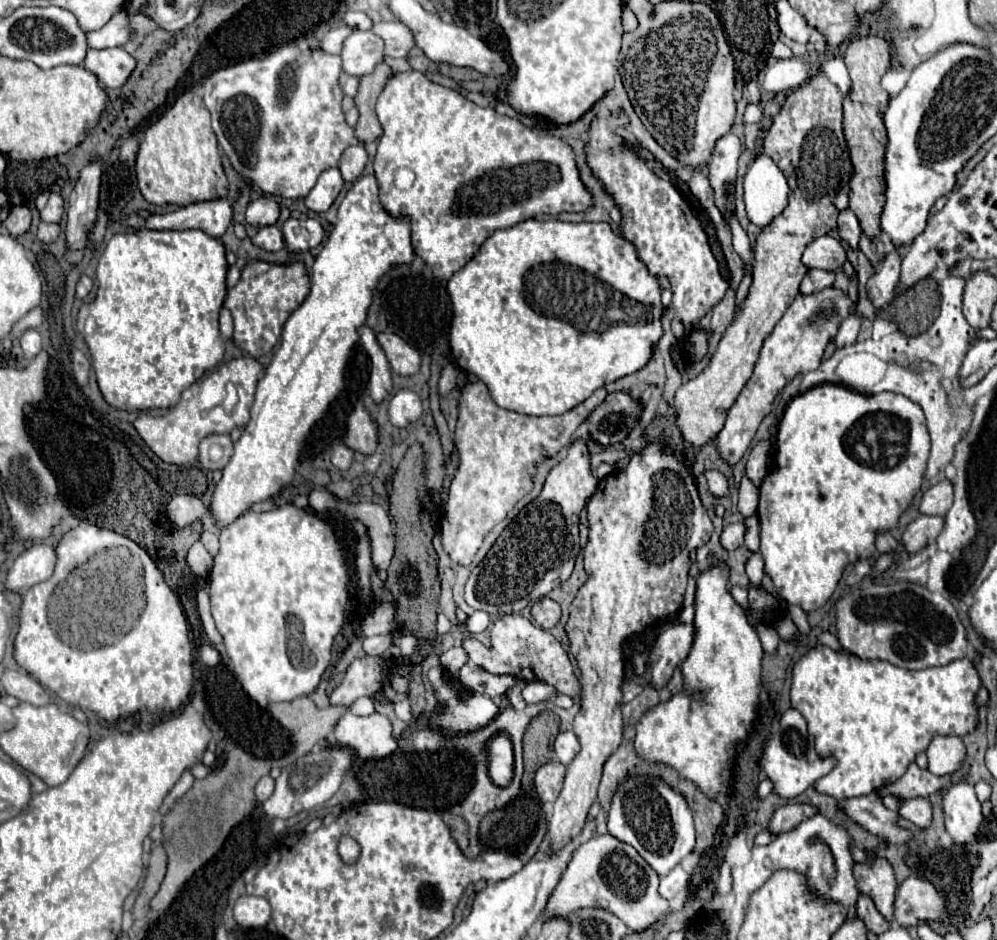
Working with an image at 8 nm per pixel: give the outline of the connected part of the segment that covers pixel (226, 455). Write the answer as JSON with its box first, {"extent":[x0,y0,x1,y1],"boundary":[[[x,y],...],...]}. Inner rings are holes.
{"extent":[199,434,233,470],"boundary":[[[209,434],[199,444],[199,462],[205,470],[221,470],[233,456],[229,434]]]}

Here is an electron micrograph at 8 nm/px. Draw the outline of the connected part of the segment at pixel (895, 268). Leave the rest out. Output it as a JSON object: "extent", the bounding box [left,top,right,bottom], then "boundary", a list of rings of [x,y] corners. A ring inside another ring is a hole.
{"extent":[867,248,901,310],"boundary":[[[895,248],[887,254],[881,268],[875,270],[875,274],[867,280],[867,296],[877,310],[887,306],[895,298],[899,276],[901,276],[901,256],[899,248]]]}

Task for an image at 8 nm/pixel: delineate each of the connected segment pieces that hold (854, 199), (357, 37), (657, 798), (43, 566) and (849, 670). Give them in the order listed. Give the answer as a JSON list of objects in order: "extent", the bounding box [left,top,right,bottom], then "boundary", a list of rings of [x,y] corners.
[{"extent":[843,36,889,238],"boundary":[[[859,36],[849,42],[845,50],[845,64],[851,76],[851,90],[843,100],[843,130],[849,146],[849,158],[853,162],[853,176],[849,180],[849,210],[857,216],[861,230],[873,238],[881,234],[879,218],[883,210],[883,158],[885,158],[885,126],[883,114],[887,110],[889,96],[881,88],[879,80],[889,70],[889,42],[879,36]]]},{"extent":[341,30,383,78],"boundary":[[[353,30],[353,34],[343,42],[341,60],[343,72],[361,78],[373,72],[373,68],[383,60],[383,42],[371,30]]]},{"extent":[607,776,695,876],"boundary":[[[627,776],[621,780],[611,798],[607,828],[609,834],[631,844],[659,876],[665,876],[695,848],[695,828],[687,798],[661,778]]]},{"extent":[3,544,55,594],"boundary":[[[37,544],[27,548],[7,572],[3,582],[5,590],[25,594],[31,586],[47,580],[55,568],[55,550],[49,544]]]},{"extent":[791,644,981,800],"boundary":[[[817,644],[799,658],[793,666],[791,682],[791,706],[803,710],[809,726],[809,734],[815,738],[815,750],[821,758],[835,756],[835,768],[819,778],[813,788],[821,794],[829,794],[837,800],[871,794],[873,790],[899,780],[907,766],[915,762],[919,752],[925,752],[929,742],[939,736],[965,736],[975,732],[979,716],[975,696],[979,692],[981,678],[975,664],[969,658],[953,660],[943,668],[905,670],[881,660],[863,660],[849,650],[831,650]]]}]

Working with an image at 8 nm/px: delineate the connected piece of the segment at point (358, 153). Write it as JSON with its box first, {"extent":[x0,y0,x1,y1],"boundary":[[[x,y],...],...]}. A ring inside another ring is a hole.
{"extent":[339,144,367,180],"boundary":[[[363,144],[345,148],[345,152],[341,154],[341,160],[339,160],[339,170],[343,174],[343,180],[355,180],[357,176],[361,176],[365,164],[367,164],[367,152],[365,152]]]}

